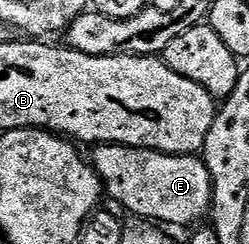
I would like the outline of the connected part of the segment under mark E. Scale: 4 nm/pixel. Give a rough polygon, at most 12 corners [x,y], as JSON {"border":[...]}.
{"border":[[99,144],[109,199],[143,221],[211,215],[205,159]]}

